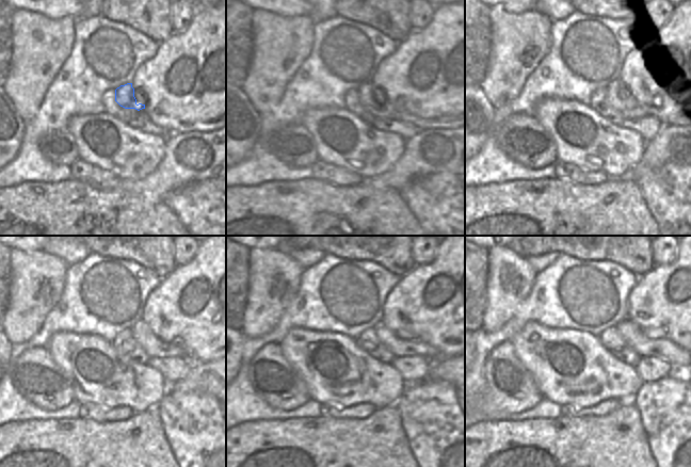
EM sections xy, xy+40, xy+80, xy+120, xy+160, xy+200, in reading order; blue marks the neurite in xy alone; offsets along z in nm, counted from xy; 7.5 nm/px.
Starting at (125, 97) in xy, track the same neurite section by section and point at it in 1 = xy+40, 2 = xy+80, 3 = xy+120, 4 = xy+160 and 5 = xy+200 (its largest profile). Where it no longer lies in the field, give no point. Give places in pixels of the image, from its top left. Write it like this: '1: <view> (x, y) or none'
1: xy+40 (365, 92)
2: xy+80 (617, 95)
3: xy+120 (155, 348)
4: xy+160 (399, 347)
5: xy+200 (643, 345)

